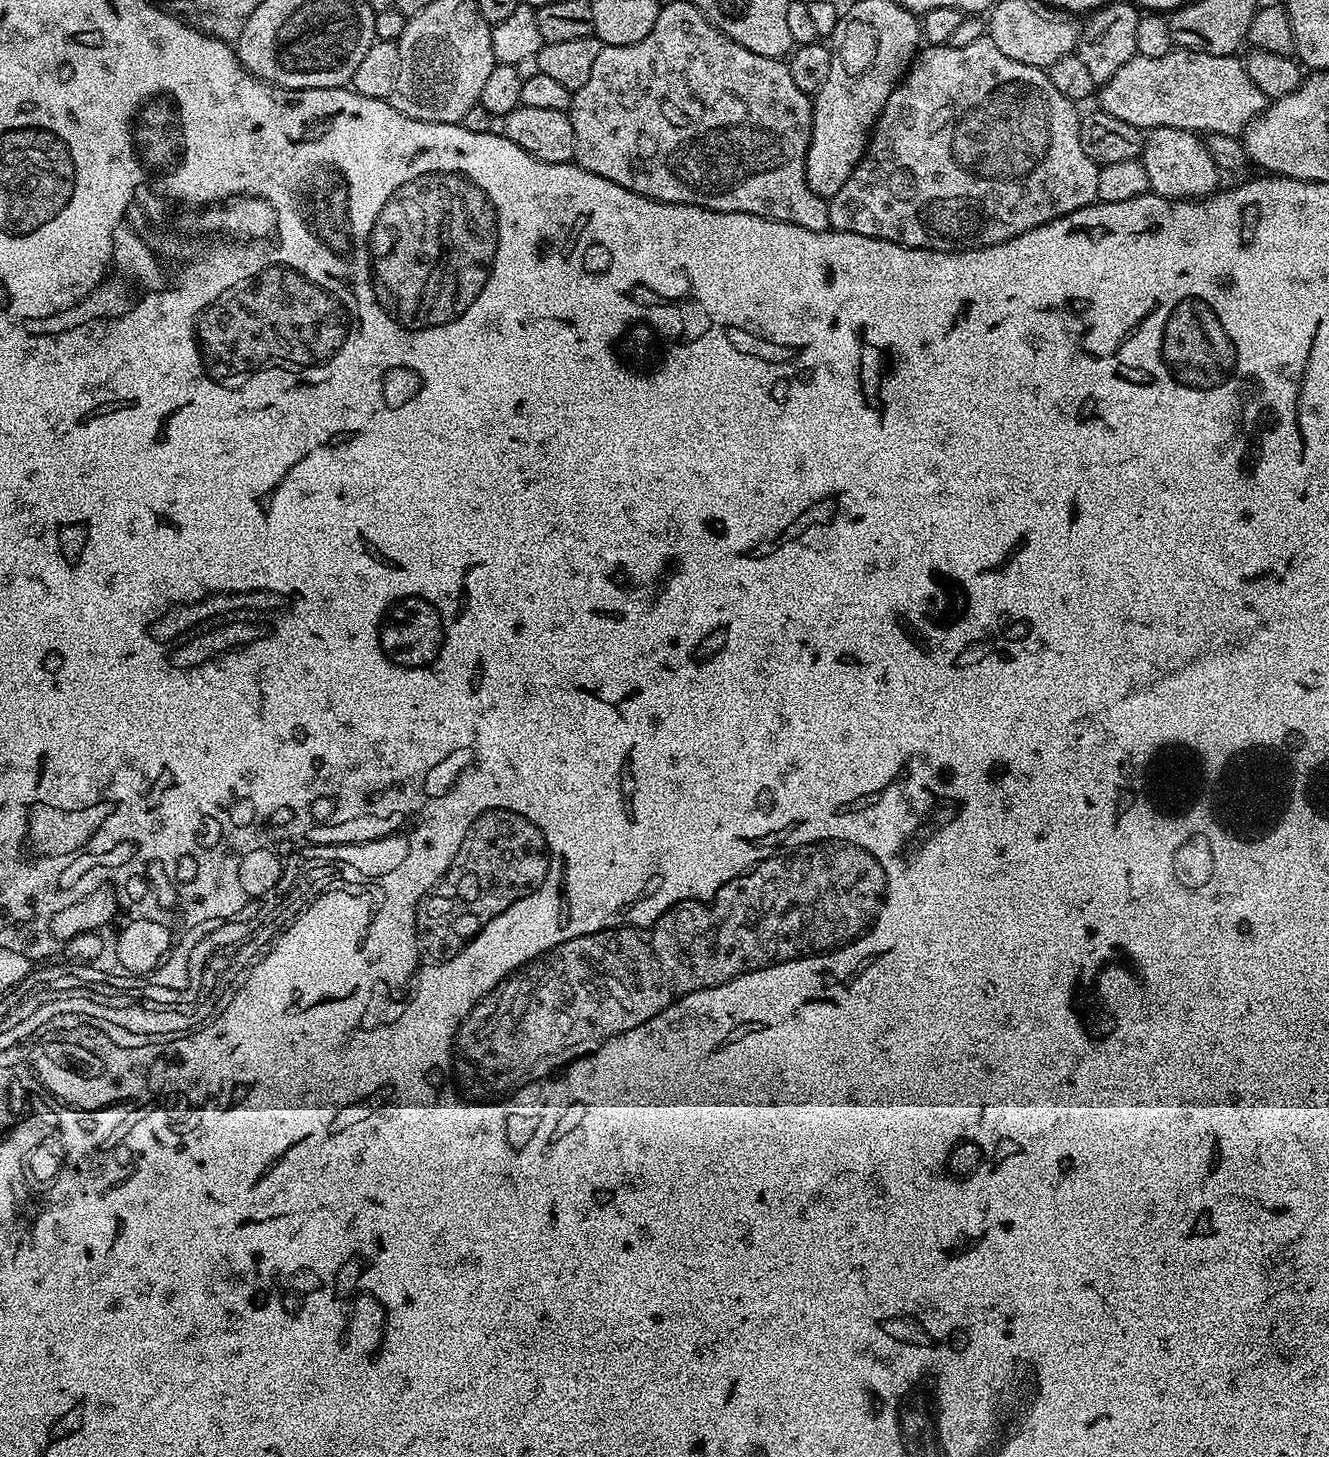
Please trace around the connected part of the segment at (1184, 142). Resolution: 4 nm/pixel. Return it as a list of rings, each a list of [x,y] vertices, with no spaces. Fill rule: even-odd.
[[[1178,126],[1153,128],[1147,133],[1142,159],[1148,175],[1148,187],[1167,200],[1199,200],[1221,187],[1222,173],[1210,154],[1207,143],[1197,133]]]

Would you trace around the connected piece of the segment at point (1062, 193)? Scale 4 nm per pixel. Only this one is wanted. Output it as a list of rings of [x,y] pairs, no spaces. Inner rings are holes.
[[[990,38],[970,42],[970,46],[952,47],[951,44],[928,46],[917,55],[912,67],[904,74],[903,80],[896,85],[890,94],[886,106],[880,111],[876,127],[872,129],[868,146],[864,149],[864,157],[858,162],[854,174],[846,178],[842,190],[828,200],[830,225],[837,232],[862,234],[866,238],[878,238],[886,242],[901,244],[907,248],[929,248],[939,252],[954,252],[971,248],[985,248],[1002,244],[1016,236],[1026,234],[1051,220],[1062,218],[1074,210],[1084,208],[1087,204],[1097,203],[1098,174],[1101,165],[1096,164],[1082,150],[1080,137],[1081,113],[1076,112],[1077,105],[1068,100],[1050,82],[1047,71],[1034,66],[1026,66],[1022,62],[1014,62],[1014,58],[1006,58],[998,46]]]

